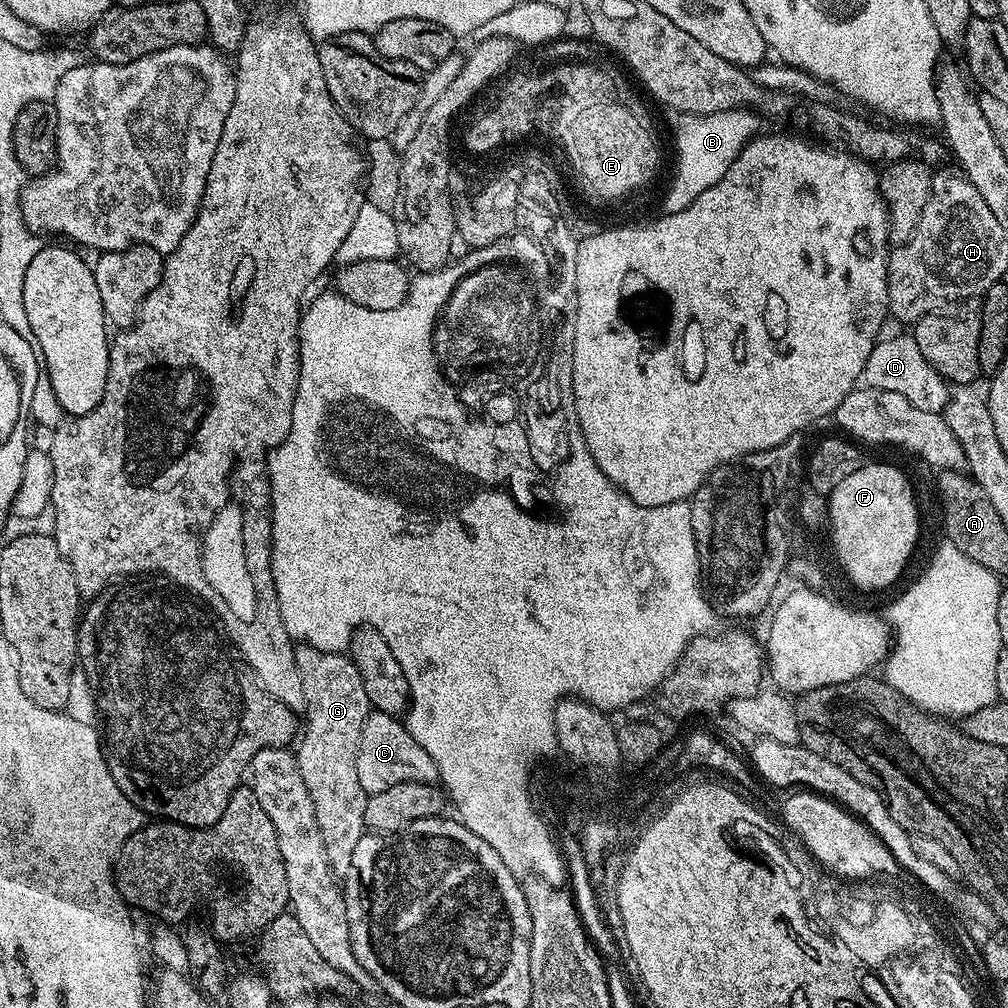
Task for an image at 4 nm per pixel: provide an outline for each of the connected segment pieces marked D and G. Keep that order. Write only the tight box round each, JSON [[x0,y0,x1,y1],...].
[[863,334,950,413],[294,646,370,874]]

